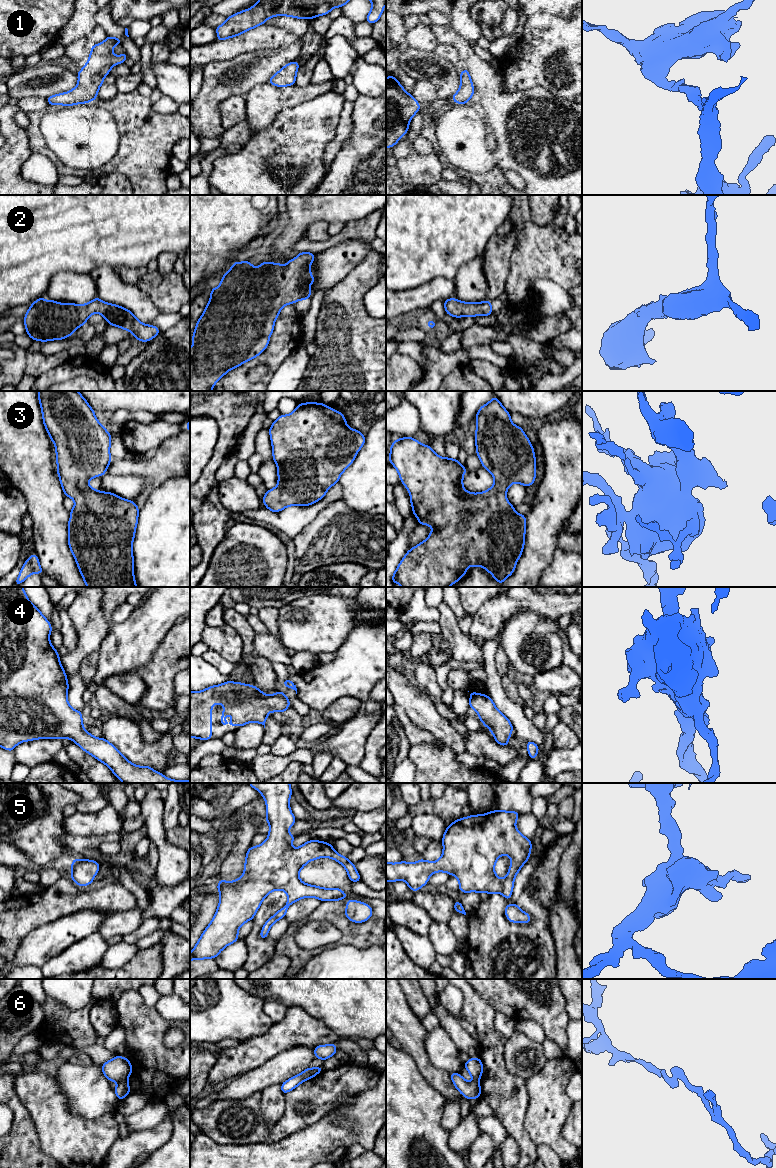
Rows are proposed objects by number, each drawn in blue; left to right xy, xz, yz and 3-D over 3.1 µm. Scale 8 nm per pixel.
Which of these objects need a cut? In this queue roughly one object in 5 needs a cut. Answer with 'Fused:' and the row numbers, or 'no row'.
Fused: 6

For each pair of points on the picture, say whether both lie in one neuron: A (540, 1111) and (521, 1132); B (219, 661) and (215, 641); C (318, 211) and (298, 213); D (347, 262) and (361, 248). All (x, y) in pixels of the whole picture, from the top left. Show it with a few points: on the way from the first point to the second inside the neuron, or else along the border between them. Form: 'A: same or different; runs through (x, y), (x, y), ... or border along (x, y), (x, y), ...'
A: different; border along (527, 1105), (524, 1127), (535, 1146)
B: different; border along (209, 649), (218, 652), (230, 661), (239, 661)
C: same; runs through (313, 211), (303, 211)
D: same; runs through (351, 258), (357, 252)

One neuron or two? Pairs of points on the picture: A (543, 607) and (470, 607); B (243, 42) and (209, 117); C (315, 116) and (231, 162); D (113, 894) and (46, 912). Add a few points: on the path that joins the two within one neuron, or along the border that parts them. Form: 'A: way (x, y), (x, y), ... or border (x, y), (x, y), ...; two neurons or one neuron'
A: border (493, 597), (486, 600), (472, 615); two neurons
B: border (260, 49), (239, 53), (223, 61), (214, 61); two neurons
C: way (294, 128), (266, 135), (252, 149); one neuron
D: way (96, 900), (63, 900); one neuron

